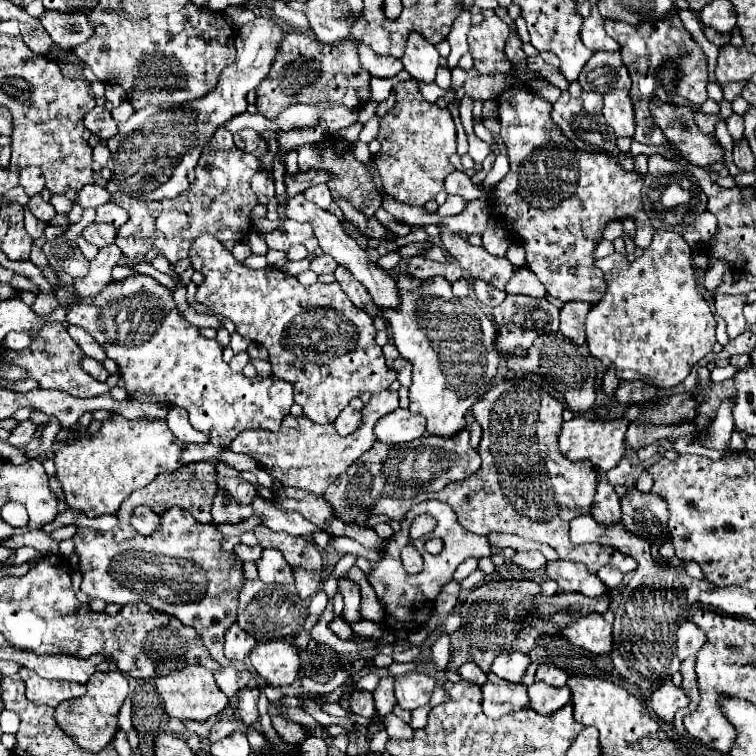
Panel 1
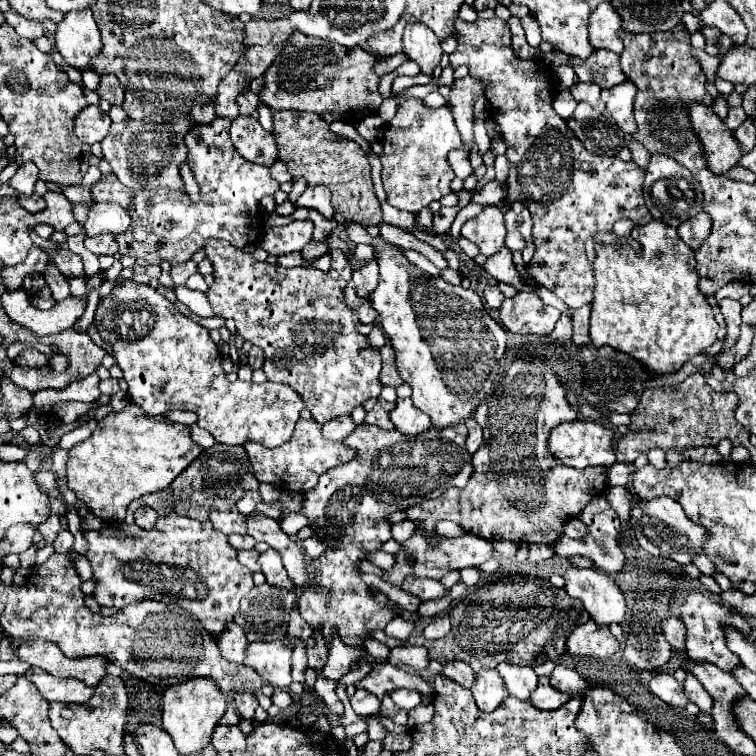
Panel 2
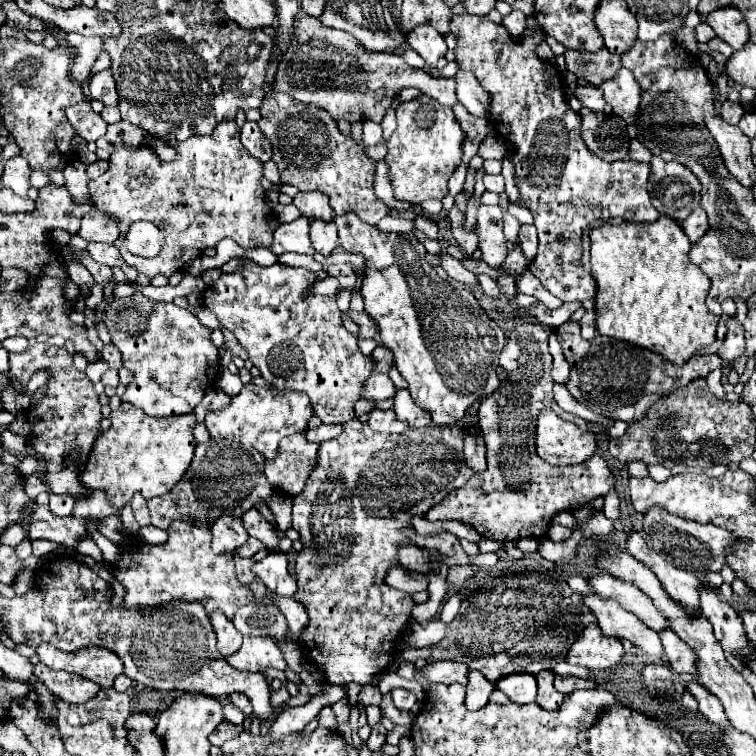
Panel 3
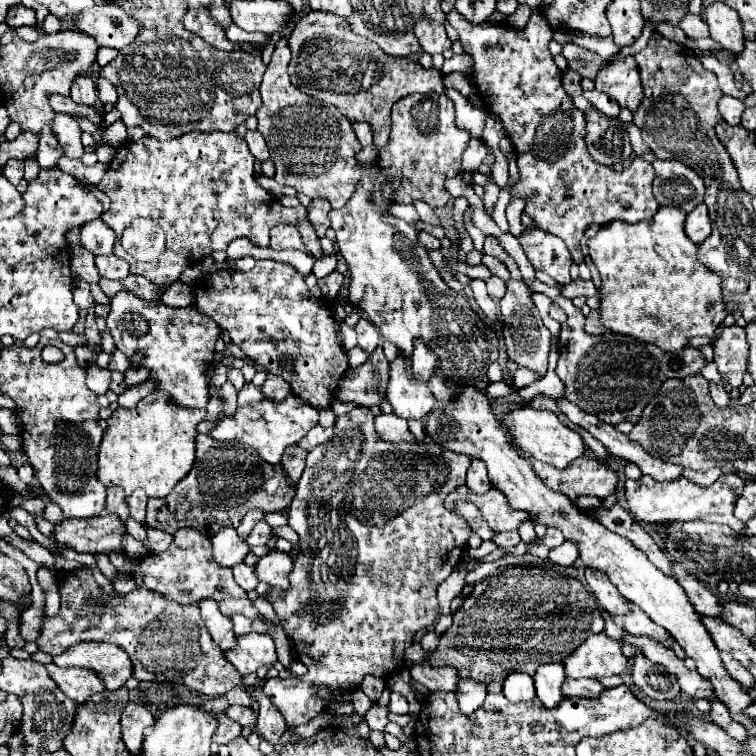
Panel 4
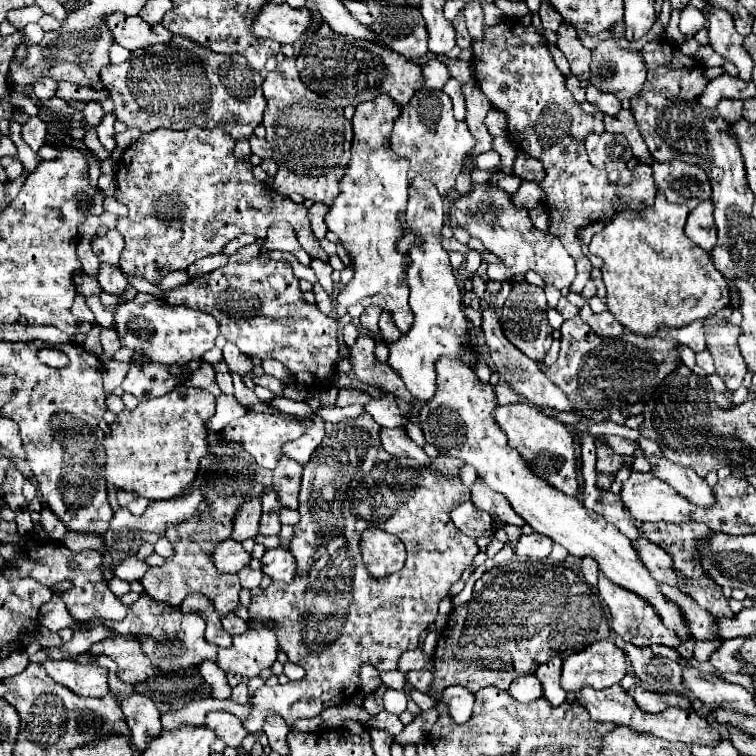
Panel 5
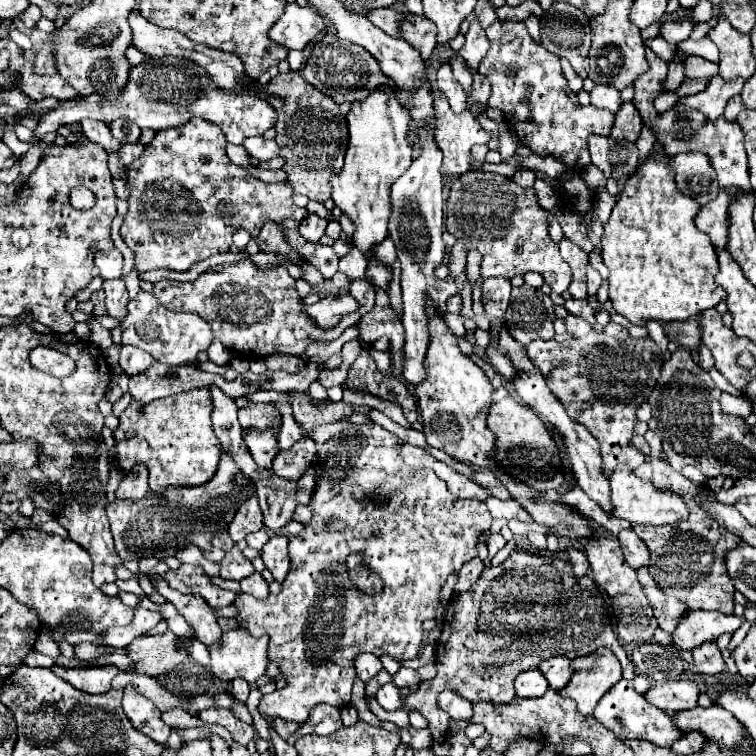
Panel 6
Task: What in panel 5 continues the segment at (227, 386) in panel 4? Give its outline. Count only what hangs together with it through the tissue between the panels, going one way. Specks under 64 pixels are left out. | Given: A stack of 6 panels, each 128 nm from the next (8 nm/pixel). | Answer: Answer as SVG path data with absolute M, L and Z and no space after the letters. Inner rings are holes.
M220 394L216 398L216 412L210 420L205 421L205 427L209 432L220 432L230 420L240 418L244 414L244 408L236 402L234 394Z

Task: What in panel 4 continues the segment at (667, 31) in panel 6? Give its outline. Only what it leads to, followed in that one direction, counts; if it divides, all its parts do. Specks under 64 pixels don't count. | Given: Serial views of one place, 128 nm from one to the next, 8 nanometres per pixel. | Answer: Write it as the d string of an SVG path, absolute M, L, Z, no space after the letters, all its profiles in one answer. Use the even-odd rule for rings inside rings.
M688 14L684 16L684 20L680 22L680 28L684 30L686 36L694 38L694 40L700 40L700 38L708 38L708 24L704 22L702 16L694 16L694 14Z

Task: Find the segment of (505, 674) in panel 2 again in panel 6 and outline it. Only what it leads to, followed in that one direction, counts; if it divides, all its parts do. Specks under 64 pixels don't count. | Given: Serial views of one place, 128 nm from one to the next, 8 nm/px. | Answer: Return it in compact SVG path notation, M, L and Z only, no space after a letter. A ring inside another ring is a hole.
M528 670L522 672L516 682L516 696L518 698L532 698L532 696L544 696L544 692L548 690L548 680L542 676L540 670Z

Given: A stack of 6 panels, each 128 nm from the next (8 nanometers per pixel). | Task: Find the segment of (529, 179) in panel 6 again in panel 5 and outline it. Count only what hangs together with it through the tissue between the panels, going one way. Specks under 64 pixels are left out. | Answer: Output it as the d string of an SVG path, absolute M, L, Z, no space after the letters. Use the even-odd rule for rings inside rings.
M496 172L488 182L490 182L492 186L500 188L500 190L506 190L506 192L514 194L514 192L518 190L518 186L520 186L522 180L520 180L518 176L514 176L514 174L502 174L502 172Z

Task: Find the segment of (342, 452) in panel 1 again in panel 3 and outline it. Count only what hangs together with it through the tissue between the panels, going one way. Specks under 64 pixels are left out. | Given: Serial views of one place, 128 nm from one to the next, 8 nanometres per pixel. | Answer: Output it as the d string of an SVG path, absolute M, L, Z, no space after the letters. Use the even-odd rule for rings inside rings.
M376 408L374 412L370 412L368 424L374 426L376 432L386 432L386 434L406 432L406 430L408 430L408 424L396 420L396 416L394 416L392 410L378 410L378 408ZM306 430L296 432L280 442L278 454L274 460L266 460L264 474L272 488L284 496L298 496L306 478L316 468L320 446L306 440Z

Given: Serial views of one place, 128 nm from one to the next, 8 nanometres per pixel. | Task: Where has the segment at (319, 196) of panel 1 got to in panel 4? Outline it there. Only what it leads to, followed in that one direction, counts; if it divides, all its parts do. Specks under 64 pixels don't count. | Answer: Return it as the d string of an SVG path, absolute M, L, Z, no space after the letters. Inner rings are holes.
M314 198L306 210L308 210L308 220L314 224L318 236L322 238L322 236L326 234L326 230L330 228L328 212L330 212L332 208L330 208L328 200L324 200L324 198Z

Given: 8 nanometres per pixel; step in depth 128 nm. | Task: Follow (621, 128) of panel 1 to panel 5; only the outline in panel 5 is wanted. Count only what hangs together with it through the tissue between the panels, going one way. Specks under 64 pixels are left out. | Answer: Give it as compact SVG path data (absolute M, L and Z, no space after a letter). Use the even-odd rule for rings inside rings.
M614 40L602 42L592 52L590 72L590 84L602 92L614 94L618 100L638 96L646 80L642 56L620 48Z

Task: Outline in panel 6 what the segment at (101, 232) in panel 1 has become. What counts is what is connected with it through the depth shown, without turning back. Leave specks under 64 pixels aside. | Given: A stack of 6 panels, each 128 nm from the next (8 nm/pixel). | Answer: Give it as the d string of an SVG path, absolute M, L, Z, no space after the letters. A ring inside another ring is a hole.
M122 278L104 280L102 290L106 294L106 310L108 310L108 314L122 320L126 316L126 304L128 304L128 290L124 286L124 280Z

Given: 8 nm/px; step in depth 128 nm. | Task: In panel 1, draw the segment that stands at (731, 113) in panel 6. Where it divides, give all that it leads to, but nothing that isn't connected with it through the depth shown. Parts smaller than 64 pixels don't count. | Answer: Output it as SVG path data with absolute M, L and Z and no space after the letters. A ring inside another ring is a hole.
M732 114L732 116L726 120L726 126L728 126L728 132L730 132L732 140L740 140L740 138L742 138L742 132L744 132L744 118L742 118L742 116Z

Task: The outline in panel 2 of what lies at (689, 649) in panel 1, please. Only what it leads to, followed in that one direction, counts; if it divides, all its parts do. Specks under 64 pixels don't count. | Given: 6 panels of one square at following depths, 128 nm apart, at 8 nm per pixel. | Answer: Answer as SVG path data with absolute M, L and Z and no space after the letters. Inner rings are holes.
M672 616L672 618L668 618L664 622L662 632L664 632L664 638L672 644L672 648L676 652L684 654L684 644L686 644L686 628L684 628L684 622L678 616Z

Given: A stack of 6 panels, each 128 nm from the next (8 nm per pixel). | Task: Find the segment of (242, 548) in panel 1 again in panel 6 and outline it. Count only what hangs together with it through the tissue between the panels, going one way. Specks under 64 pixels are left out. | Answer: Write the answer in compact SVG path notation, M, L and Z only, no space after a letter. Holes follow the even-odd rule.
M254 572L252 576L246 576L244 580L240 580L240 584L242 584L242 592L252 594L254 598L266 598L268 596L268 584L262 578L262 574L258 574L258 572Z

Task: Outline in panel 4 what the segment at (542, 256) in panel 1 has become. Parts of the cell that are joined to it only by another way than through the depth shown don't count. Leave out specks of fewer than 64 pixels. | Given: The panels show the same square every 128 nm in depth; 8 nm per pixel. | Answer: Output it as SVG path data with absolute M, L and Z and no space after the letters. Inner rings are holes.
M456 10L448 14L450 26L458 32L460 42L464 46L464 52L468 52L474 60L472 66L472 76L476 86L480 88L480 96L484 100L484 106L488 112L496 114L506 130L506 136L512 140L514 150L516 150L516 164L518 164L518 184L510 188L512 198L524 198L526 208L524 212L534 220L536 228L560 236L574 262L582 262L584 254L580 250L580 240L590 224L606 224L612 220L624 220L624 222L640 222L640 220L650 220L658 212L658 202L654 200L652 194L652 180L654 180L654 168L646 160L636 157L627 168L622 168L620 172L600 166L592 160L592 156L586 150L584 142L584 112L580 112L574 104L572 98L564 92L562 88L562 72L554 64L550 52L548 52L548 42L552 40L552 28L548 22L538 14L532 12L528 24L522 30L508 28L506 24L470 24L460 16ZM576 278L564 286L560 286L560 294L566 296L566 298L576 298L576 296L594 296L598 290L596 286L592 284L592 280L582 280L582 278Z

